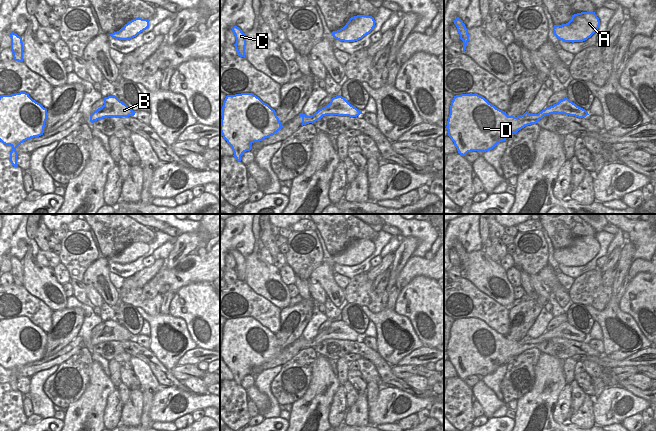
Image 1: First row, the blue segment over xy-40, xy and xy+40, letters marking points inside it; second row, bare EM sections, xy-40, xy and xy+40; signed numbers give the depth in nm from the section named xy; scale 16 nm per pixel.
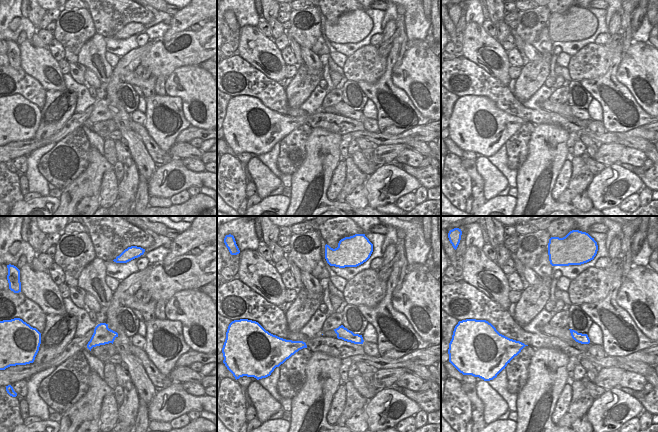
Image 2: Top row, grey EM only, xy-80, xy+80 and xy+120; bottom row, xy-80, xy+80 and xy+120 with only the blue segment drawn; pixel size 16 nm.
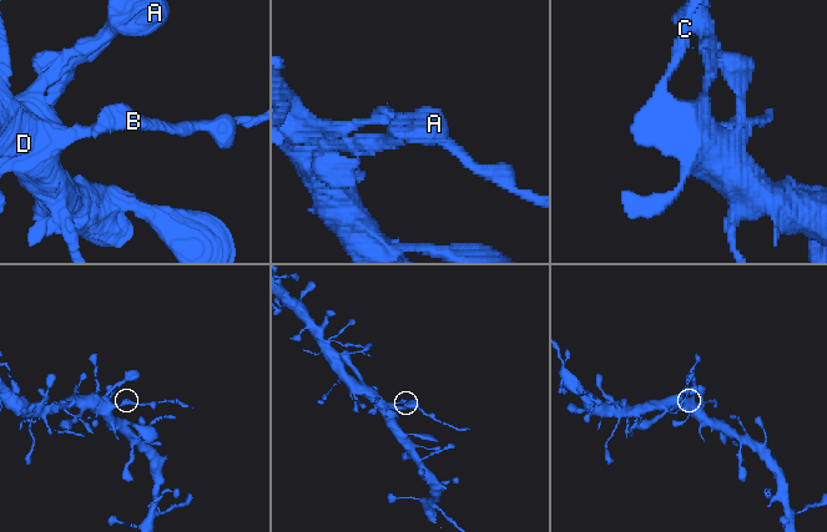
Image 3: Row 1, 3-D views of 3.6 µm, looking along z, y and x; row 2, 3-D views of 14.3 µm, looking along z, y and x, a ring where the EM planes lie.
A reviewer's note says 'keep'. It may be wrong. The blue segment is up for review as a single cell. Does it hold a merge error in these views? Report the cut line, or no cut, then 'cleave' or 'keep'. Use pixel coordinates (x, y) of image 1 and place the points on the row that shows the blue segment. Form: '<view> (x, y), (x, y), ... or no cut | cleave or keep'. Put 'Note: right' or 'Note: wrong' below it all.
xy+40 (534, 114), (537, 121) | cleave
Note: wrong

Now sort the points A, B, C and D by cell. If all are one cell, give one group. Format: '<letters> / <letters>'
A C D / B

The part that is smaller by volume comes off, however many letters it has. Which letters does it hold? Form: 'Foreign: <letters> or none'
Foreign: B

